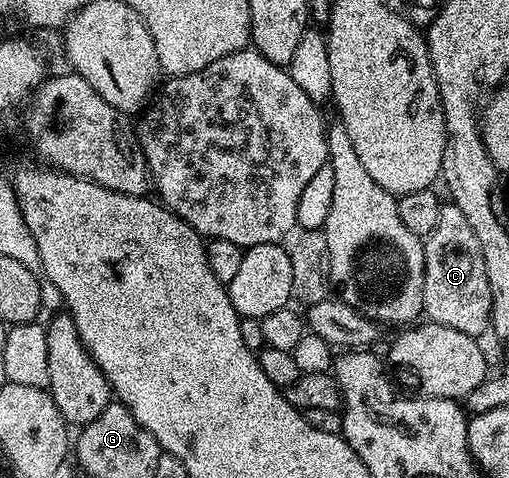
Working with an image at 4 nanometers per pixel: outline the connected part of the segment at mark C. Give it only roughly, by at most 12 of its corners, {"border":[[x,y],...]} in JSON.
{"border":[[442,202],[424,236],[423,315],[481,337],[493,321],[483,249]]}

